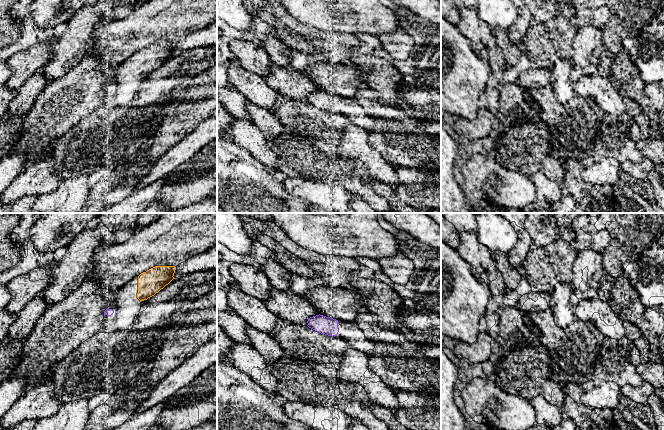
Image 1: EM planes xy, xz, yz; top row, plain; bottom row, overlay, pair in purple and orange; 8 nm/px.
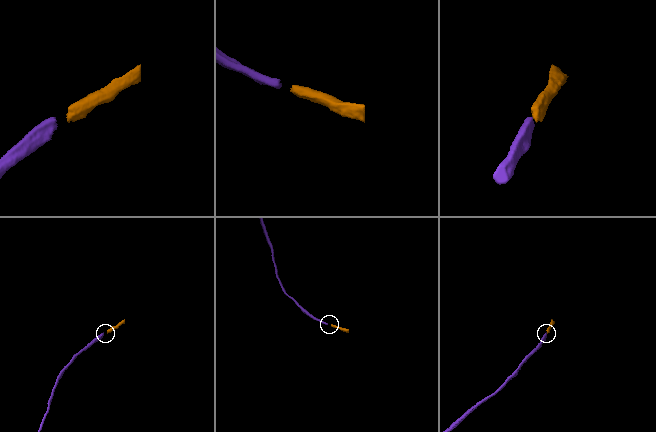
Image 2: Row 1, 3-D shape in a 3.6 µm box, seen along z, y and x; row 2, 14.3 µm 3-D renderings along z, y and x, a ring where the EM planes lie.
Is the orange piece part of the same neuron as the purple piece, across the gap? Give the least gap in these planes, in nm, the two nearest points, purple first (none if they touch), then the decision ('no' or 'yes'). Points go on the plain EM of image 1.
220 nm | xy (113, 87), (137, 73) | yes

